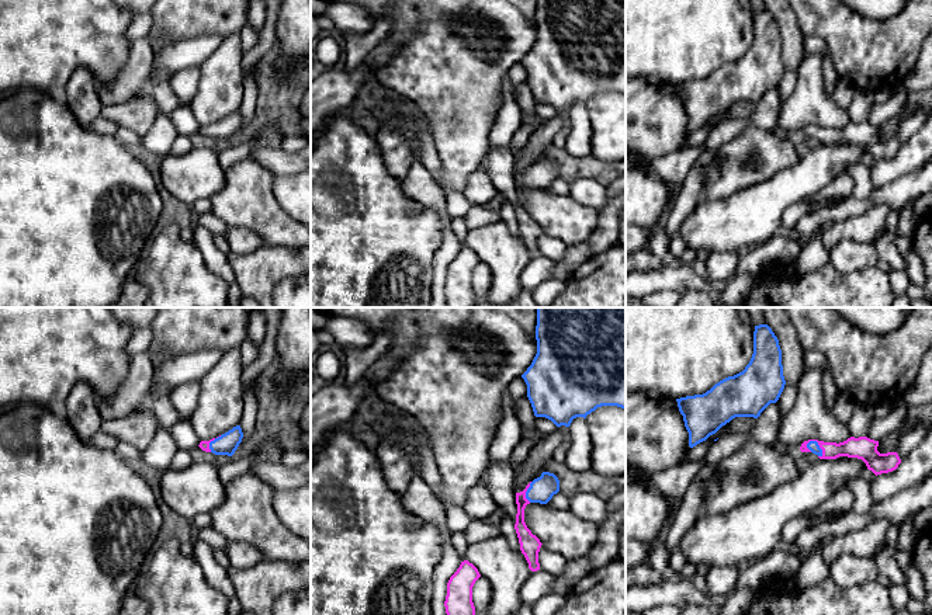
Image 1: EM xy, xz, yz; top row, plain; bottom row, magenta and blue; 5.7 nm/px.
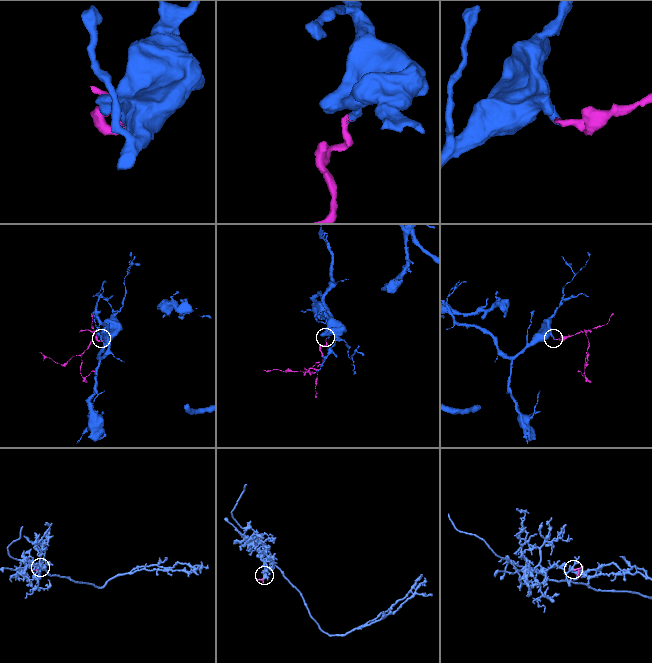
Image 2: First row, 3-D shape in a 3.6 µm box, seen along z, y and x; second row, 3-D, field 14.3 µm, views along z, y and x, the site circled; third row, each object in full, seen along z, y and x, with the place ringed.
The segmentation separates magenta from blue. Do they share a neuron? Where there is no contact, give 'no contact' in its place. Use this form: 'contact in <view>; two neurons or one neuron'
contact in yz; one neuron

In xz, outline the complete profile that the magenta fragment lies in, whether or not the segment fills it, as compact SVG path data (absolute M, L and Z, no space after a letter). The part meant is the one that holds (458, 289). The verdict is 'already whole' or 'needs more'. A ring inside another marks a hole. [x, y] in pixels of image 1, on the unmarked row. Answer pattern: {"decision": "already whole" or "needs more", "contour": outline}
{"decision": "already whole", "contour": "M468 246L461 247L450 263L444 286L447 308L474 308L472 272L479 263L478 254Z"}

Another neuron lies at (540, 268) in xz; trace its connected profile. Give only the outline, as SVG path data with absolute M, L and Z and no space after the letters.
M540 254L531 257L522 272L520 284L523 288L533 292L540 284L552 278L555 261Z

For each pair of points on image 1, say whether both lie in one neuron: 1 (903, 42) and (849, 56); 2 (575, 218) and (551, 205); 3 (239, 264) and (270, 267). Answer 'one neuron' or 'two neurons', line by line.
1: one neuron
2: one neuron
3: one neuron

